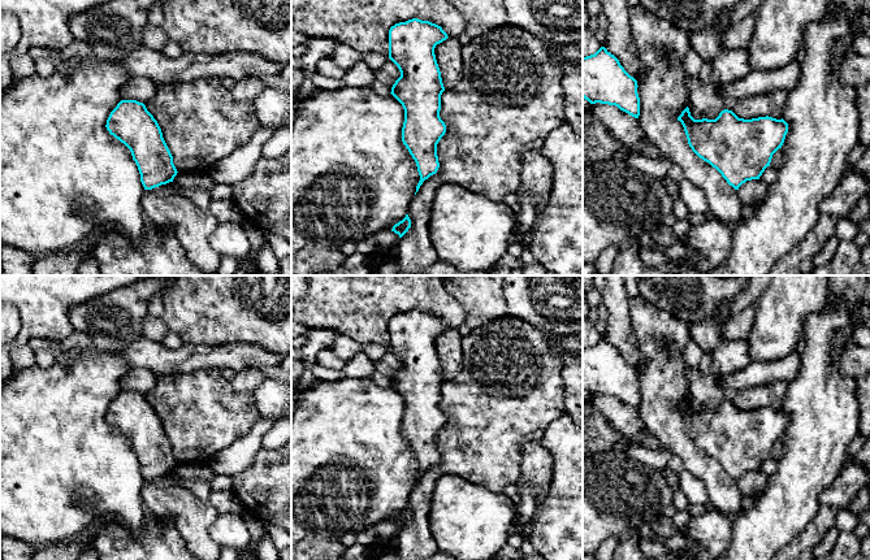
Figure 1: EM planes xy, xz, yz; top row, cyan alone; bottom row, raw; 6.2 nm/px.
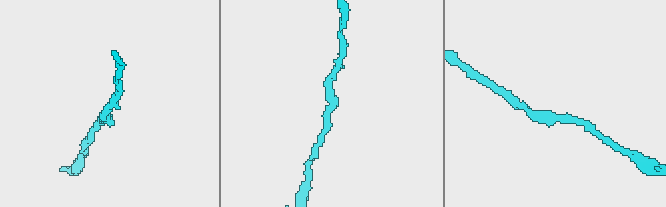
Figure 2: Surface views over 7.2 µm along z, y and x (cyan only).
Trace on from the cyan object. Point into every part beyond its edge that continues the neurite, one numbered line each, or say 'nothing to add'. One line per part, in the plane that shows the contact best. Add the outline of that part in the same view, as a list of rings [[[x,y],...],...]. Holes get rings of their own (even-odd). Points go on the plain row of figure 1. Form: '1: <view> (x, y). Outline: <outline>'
nothing to add

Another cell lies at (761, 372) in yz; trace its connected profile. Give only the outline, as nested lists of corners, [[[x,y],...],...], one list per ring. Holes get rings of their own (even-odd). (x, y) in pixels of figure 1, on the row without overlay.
[[[791,355],[778,360],[758,360],[727,375],[718,375],[719,382],[728,388],[750,388],[775,381],[791,383],[800,369],[800,355]]]

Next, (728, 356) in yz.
[[[720,340],[711,352],[710,373],[727,375],[744,369],[753,360],[746,340]]]

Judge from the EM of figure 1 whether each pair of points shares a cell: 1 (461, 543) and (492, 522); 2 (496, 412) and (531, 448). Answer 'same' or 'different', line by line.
1: same
2: different

